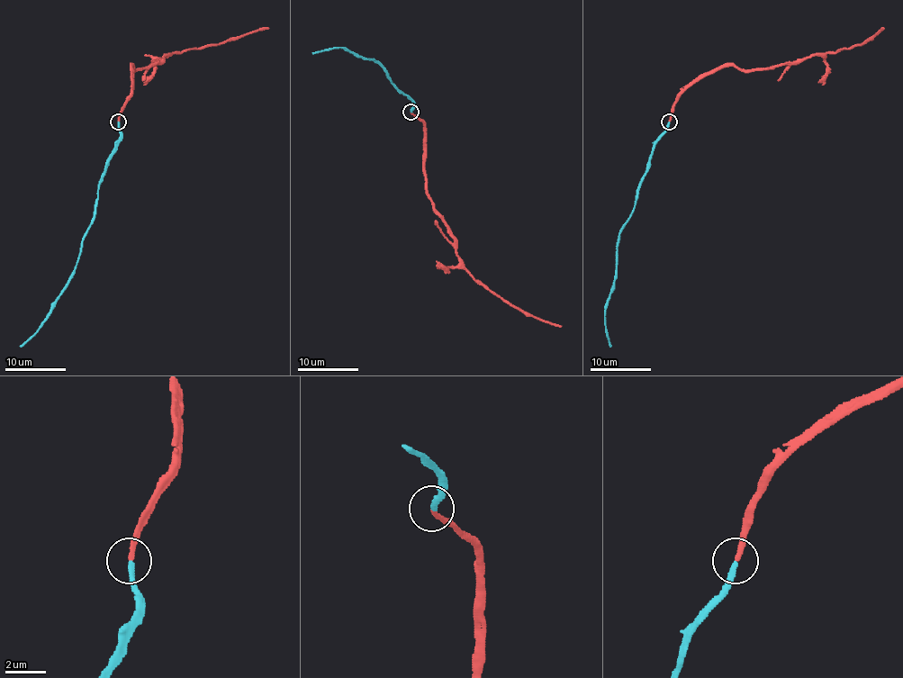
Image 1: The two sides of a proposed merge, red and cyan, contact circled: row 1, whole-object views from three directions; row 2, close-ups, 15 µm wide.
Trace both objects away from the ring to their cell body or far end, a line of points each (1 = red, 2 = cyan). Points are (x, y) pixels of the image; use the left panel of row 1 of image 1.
1: (117, 122), (121, 108), (132, 92), (132, 66), (134, 70), (146, 69), (166, 56), (219, 45), (268, 27)
2: (117, 122), (121, 139), (114, 146), (99, 184), (96, 212), (84, 235), (78, 262), (48, 318), (19, 346)

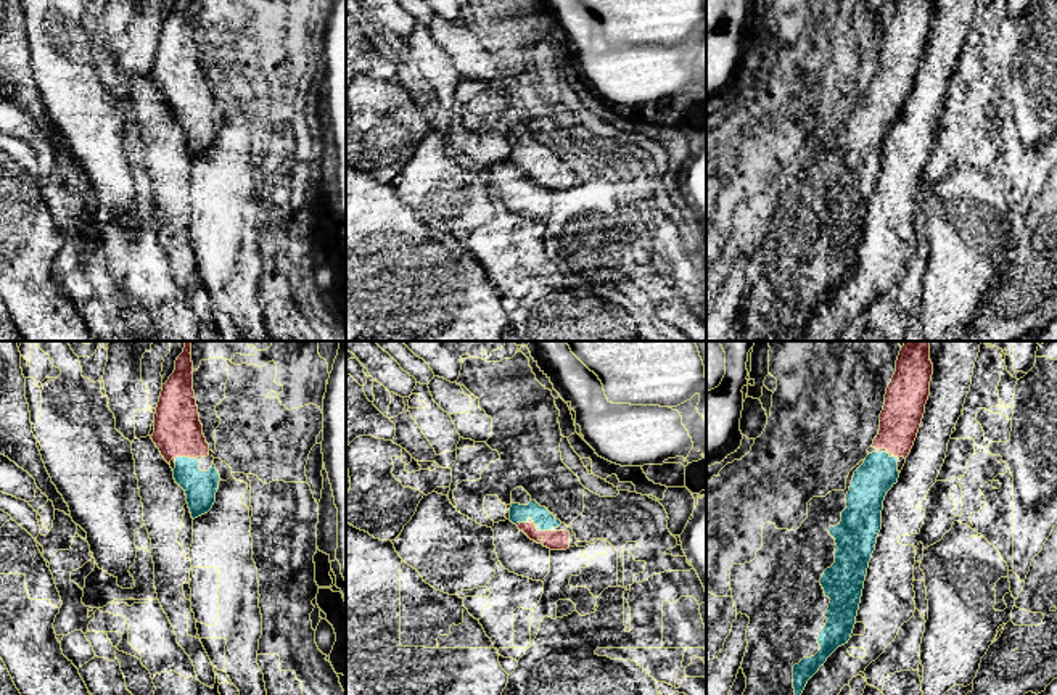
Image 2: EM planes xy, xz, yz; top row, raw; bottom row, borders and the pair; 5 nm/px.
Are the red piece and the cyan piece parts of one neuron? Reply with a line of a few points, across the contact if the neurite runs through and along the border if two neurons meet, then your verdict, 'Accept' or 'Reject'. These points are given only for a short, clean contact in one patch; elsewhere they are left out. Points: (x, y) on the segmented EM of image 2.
Line: xy (177, 430), (185, 443), (185, 456), (187, 475), (200, 488). Accept

